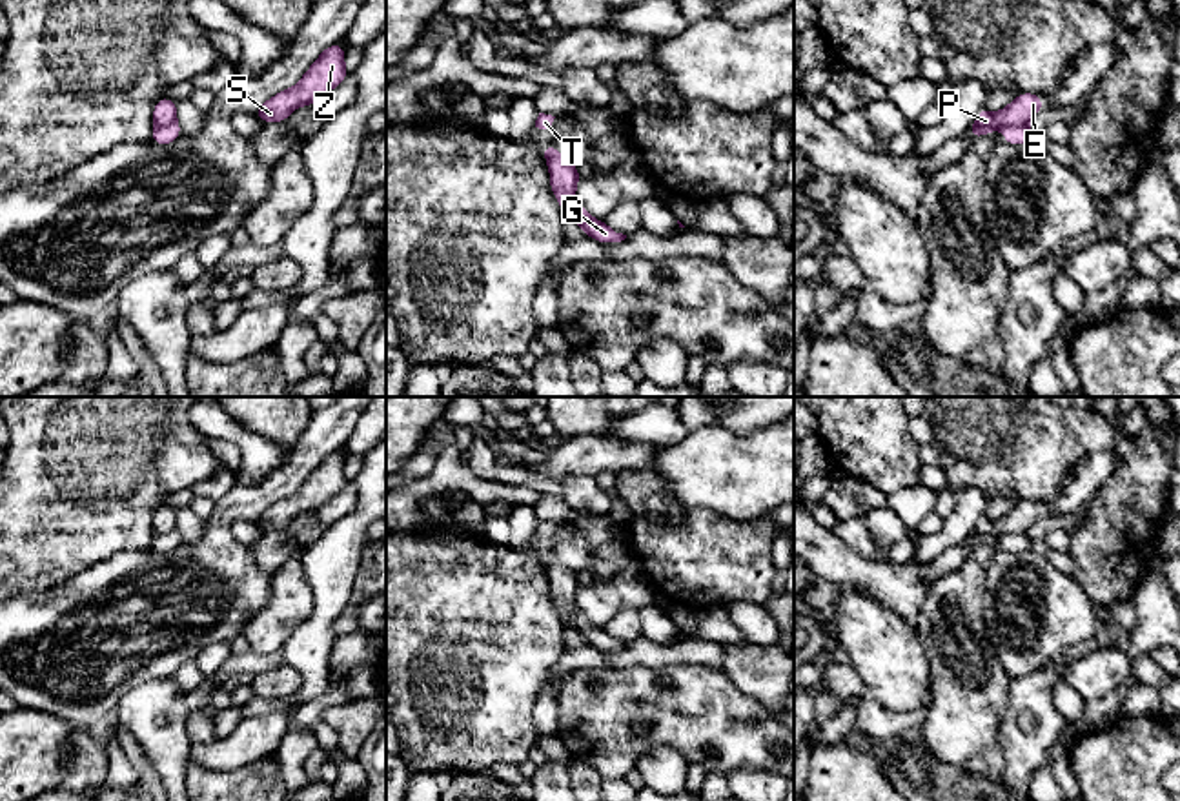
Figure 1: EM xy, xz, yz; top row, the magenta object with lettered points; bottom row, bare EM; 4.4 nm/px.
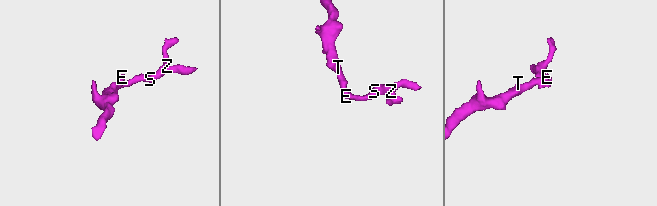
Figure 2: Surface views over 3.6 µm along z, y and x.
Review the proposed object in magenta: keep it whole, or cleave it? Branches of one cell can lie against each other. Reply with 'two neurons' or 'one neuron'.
two neurons

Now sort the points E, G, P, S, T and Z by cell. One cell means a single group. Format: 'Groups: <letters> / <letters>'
Groups: E P T / G S Z

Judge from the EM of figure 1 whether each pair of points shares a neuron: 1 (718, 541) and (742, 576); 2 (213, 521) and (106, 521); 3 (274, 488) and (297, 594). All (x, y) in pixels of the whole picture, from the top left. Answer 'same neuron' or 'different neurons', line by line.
1: same neuron
2: different neurons
3: different neurons

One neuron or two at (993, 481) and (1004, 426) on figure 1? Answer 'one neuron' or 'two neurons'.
one neuron

